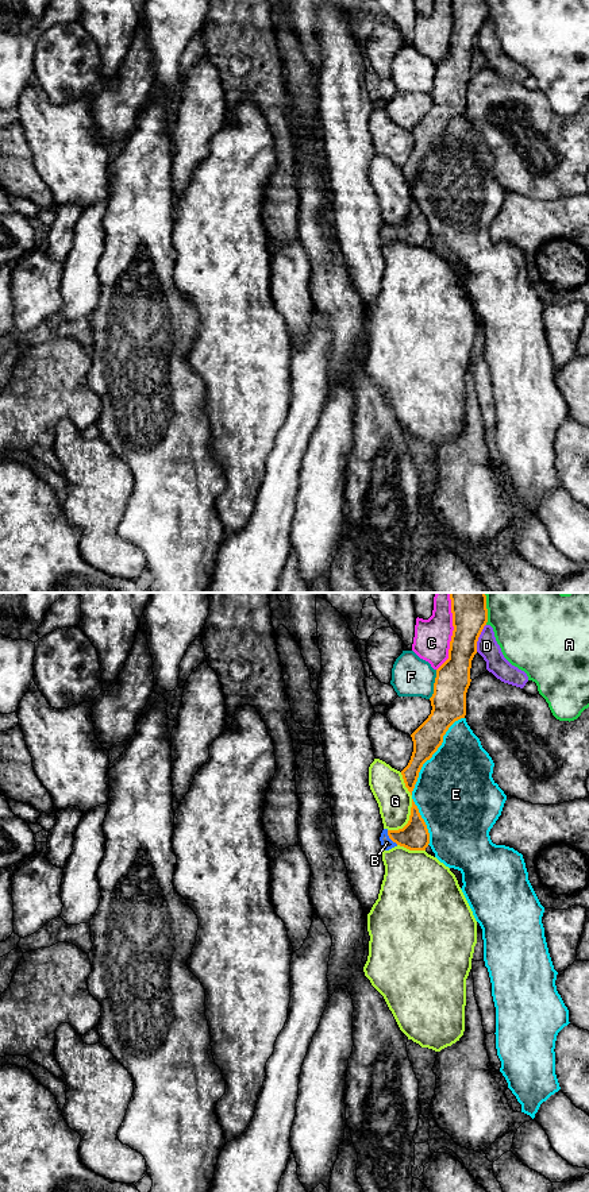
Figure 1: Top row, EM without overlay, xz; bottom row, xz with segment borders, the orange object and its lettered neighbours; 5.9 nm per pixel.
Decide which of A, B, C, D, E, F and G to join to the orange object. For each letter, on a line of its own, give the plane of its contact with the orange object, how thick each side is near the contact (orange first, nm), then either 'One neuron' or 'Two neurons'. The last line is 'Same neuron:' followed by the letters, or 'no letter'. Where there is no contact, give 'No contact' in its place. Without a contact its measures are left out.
A: Touches orange in xz. Thickness 220 nm (orange) against 460 nm. Two neurons
B: Touches orange in xz. Thickness 170 nm (orange) against 70 nm. One neuron
C: Touches orange in xz. Thickness 220 nm (orange) against 220 nm. Two neurons
D: Touches orange in xz. Thickness 220 nm (orange) against 130 nm. Two neurons
E: Touches orange in xz. Thickness 170 nm (orange) against 460 nm. Two neurons
F: Touches orange in xz. Thickness 200 nm (orange) against 240 nm. Two neurons
G: Touches orange in xz. Thickness 170 nm (orange) against 200 nm. Two neurons
Same neuron: B

